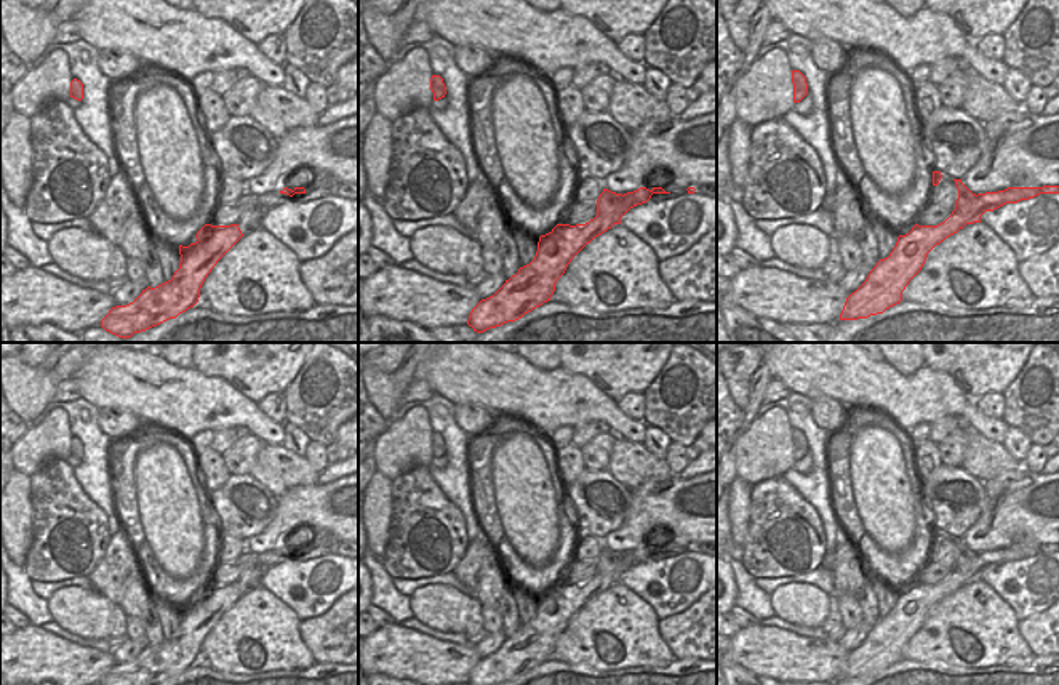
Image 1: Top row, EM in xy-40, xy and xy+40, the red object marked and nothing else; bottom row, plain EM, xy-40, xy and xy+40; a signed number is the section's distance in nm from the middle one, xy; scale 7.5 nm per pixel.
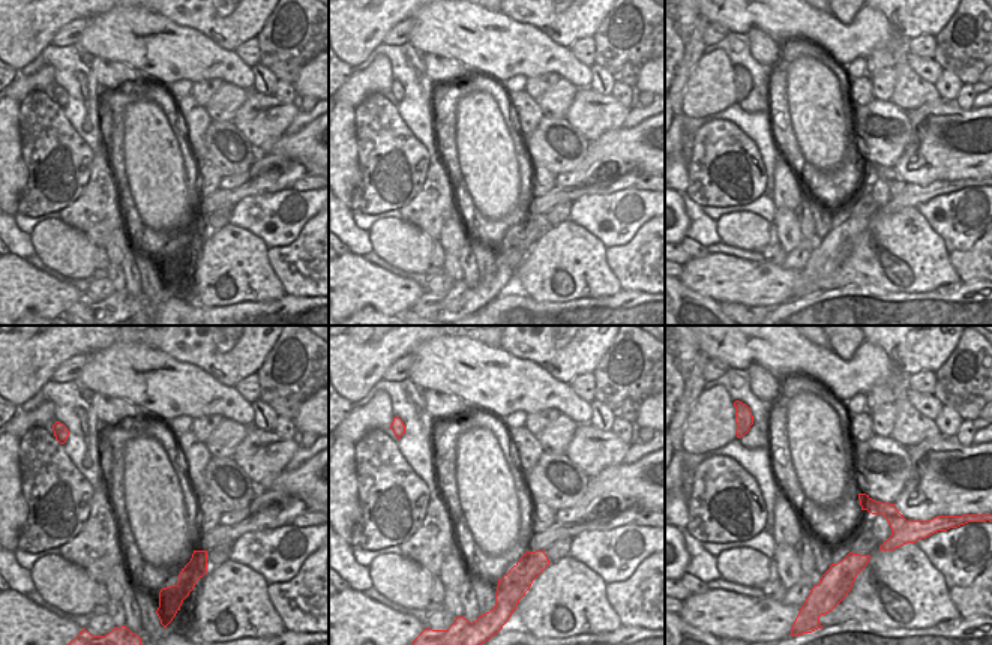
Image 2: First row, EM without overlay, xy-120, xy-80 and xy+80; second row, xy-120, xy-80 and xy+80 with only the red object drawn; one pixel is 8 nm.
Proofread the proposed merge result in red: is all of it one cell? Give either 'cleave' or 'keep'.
cleave

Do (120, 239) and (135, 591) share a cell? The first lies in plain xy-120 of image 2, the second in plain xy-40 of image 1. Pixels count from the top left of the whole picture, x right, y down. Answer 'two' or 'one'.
one

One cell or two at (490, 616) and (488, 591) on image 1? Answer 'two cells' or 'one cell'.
two cells

